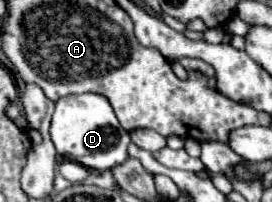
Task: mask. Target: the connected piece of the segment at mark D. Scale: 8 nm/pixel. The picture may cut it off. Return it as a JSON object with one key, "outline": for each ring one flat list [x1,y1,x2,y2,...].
{"outline":[[96,93,68,95,56,101,50,123,50,139,62,159,80,163,96,171,108,171,116,165,122,165,128,157,130,145,130,133,118,123,116,115,112,113,112,107,108,105,108,99]]}

